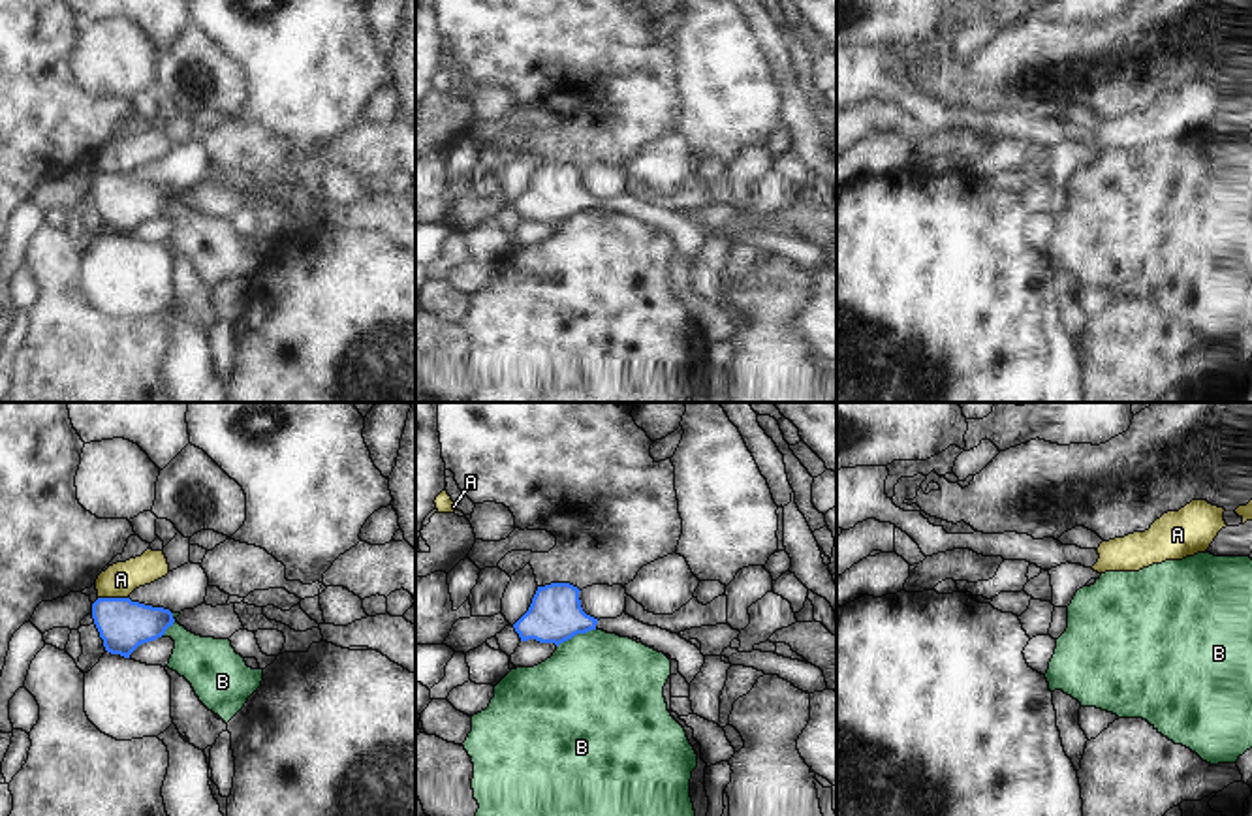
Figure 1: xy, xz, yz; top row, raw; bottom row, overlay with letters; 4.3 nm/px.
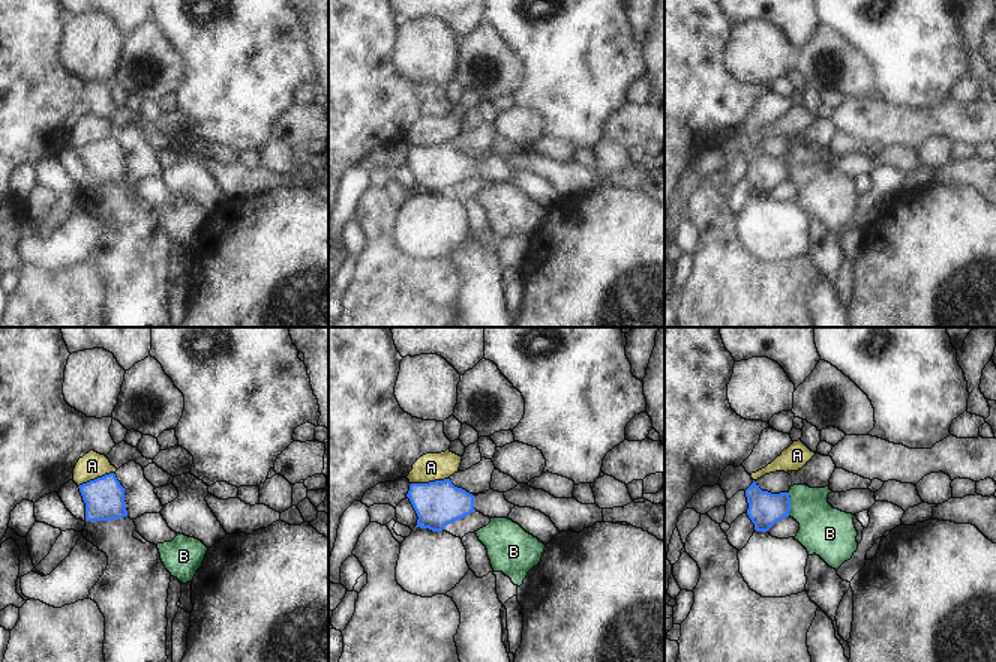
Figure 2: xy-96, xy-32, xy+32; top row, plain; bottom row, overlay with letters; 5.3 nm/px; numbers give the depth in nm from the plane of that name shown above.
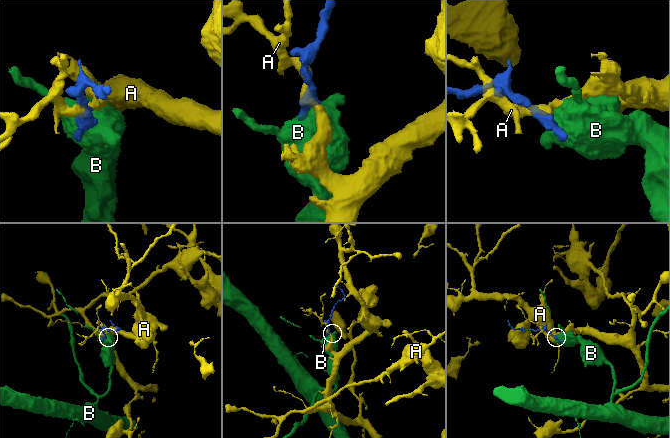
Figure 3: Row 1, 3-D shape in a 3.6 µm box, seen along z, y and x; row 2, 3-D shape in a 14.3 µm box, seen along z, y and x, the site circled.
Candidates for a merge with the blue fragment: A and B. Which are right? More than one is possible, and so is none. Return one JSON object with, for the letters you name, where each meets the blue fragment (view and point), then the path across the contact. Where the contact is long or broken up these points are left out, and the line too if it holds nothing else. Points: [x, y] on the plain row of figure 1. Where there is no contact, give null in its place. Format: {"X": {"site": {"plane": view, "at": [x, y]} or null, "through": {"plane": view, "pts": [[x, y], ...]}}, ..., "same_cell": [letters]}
{"same_cell": []}

